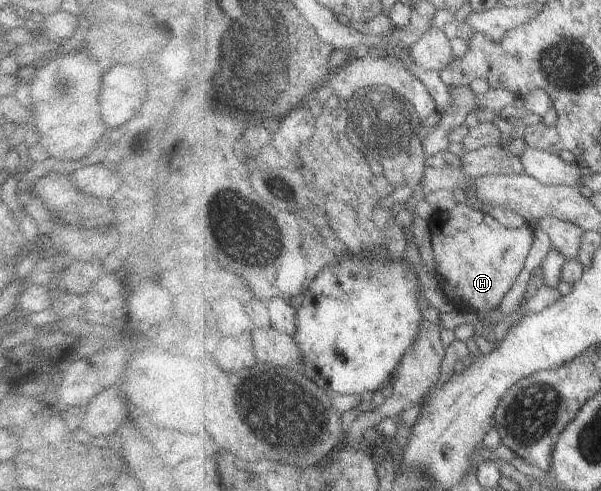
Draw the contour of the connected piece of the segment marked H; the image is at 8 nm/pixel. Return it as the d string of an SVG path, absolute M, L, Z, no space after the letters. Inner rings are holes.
M466 202L456 203L451 210L441 212L439 218L431 224L431 230L433 230L431 248L433 248L433 256L435 256L434 277L442 294L447 299L451 299L450 301L459 302L458 309L455 309L454 306L453 309L463 316L467 314L487 315L501 304L501 300L507 296L507 292L517 282L517 278L525 266L525 260L529 256L532 243L535 242L535 232L529 225L507 227L495 220L493 216L468 206ZM461 304L462 308L466 309L463 313L459 310Z

